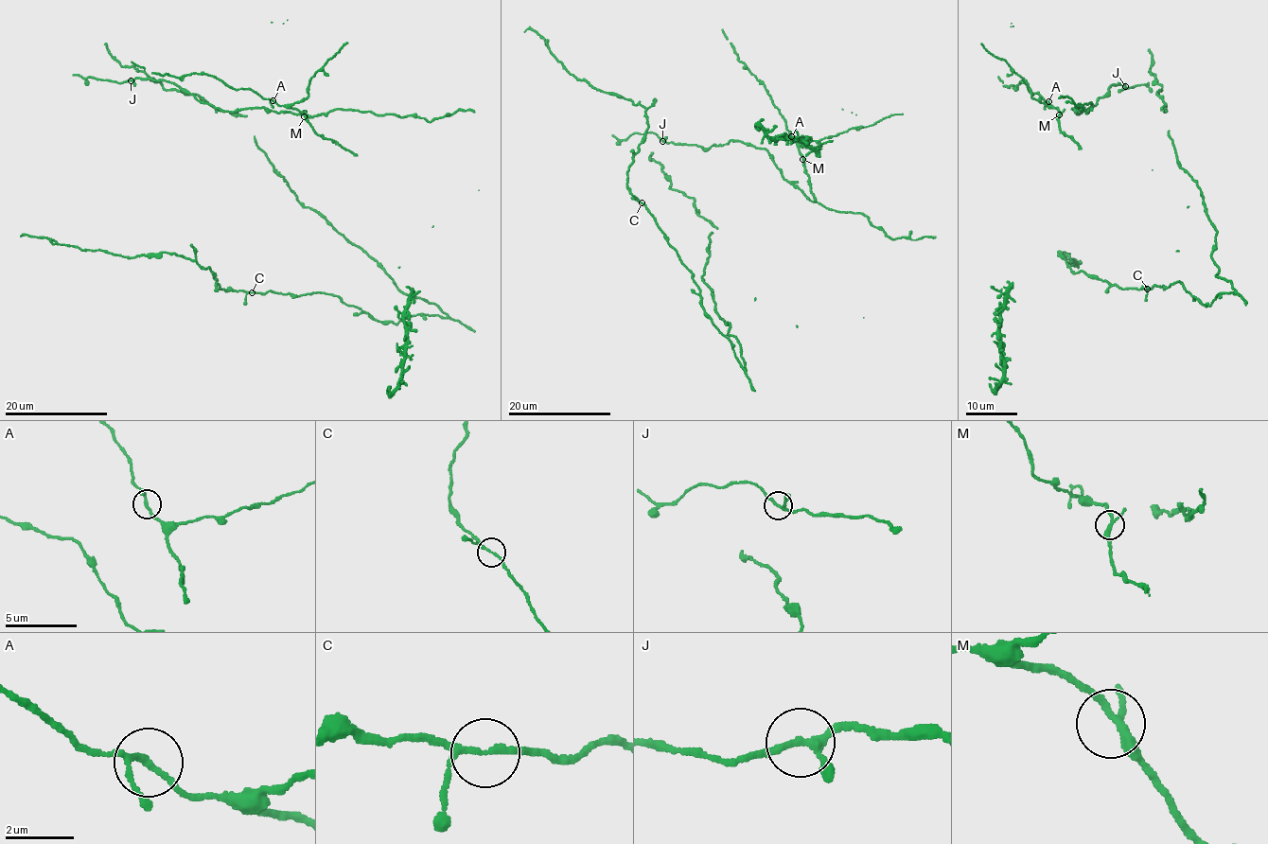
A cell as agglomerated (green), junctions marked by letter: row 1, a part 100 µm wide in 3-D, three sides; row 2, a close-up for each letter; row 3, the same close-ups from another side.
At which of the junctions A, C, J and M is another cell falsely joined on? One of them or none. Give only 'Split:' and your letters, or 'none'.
Split: none

